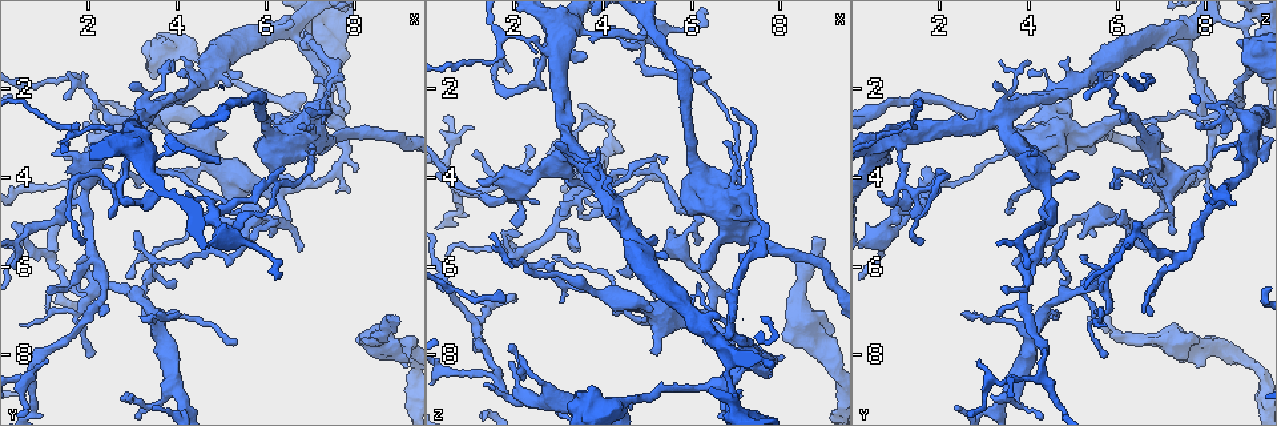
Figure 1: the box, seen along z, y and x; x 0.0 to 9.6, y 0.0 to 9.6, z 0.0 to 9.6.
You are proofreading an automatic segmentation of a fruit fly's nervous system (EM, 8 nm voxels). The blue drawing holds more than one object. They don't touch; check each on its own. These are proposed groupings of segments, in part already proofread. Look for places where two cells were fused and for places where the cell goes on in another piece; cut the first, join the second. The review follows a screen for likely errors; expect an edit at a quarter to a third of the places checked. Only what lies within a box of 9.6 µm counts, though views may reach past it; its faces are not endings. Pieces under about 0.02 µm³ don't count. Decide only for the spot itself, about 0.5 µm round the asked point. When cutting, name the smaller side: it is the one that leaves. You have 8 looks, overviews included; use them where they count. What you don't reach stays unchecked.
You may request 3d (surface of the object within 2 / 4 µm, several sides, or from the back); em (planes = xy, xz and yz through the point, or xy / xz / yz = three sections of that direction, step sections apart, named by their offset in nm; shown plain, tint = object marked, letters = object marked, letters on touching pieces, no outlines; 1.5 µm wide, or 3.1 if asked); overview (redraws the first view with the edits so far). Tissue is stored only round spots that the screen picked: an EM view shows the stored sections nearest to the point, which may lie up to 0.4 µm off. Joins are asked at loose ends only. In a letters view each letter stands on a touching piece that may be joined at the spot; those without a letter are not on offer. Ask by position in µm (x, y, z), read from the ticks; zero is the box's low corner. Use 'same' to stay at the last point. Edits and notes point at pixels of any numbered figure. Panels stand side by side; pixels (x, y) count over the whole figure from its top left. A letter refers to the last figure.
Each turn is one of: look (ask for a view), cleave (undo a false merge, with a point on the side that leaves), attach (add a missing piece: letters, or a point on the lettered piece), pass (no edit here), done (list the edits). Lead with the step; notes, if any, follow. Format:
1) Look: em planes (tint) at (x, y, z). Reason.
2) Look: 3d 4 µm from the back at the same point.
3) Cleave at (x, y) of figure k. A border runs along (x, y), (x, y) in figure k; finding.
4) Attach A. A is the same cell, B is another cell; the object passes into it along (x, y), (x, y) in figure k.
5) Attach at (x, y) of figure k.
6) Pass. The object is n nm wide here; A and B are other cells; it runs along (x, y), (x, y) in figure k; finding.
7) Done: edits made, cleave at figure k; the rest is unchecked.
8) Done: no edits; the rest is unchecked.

Look: em planes (plain) at (2.85, 3.10, 1.20). Four or more arms meet.

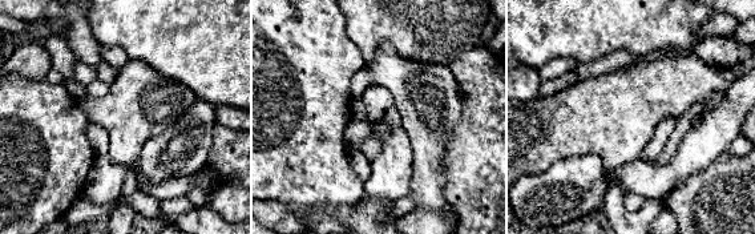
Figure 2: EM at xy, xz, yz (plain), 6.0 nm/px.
Look: em planes (letters) at the same point.

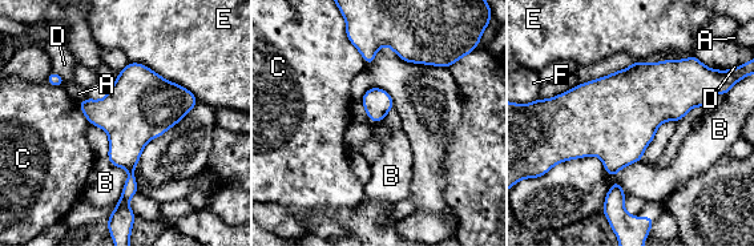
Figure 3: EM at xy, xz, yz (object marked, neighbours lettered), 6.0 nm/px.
Pass. A, B, C, D, E and F are other cells; a border runs along (351, 41), (366, 64) in figure 3; one cell here.

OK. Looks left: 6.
Look: 3d 2 µm at (1.10, 5.80, 7.45).

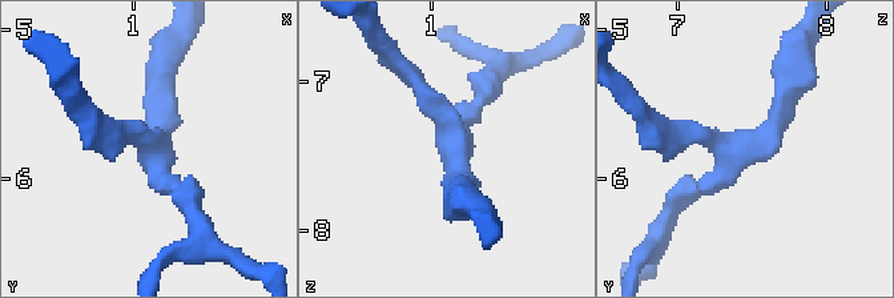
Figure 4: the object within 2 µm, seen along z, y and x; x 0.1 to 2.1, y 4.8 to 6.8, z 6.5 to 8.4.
Look: em xz step 4 (tint) at (1.12, 5.78, 7.42). 3 arms meet here; need the tissue.

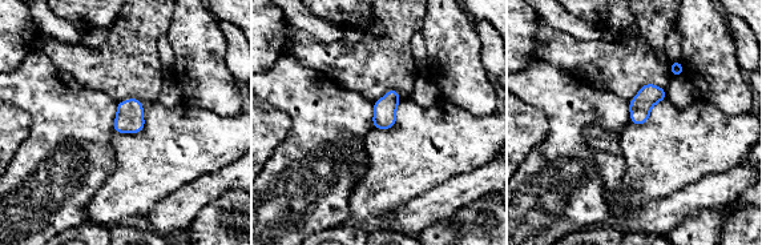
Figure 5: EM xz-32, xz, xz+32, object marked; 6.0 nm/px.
Look: em planes (letters) at the same point. Another direction.

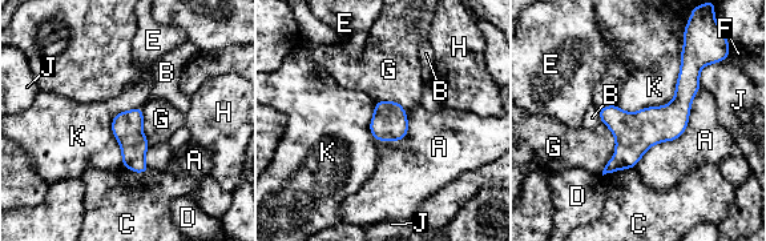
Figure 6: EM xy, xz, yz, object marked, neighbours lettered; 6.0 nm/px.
Pass. The object is 190 nm wide here; the longest contact is with A, 650 nm; A, B, C, D, E, F, G, H, J and K are other cells; one cell here.

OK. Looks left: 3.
Look: em planes (letters) at (2.10, 7.15, 6.80). Free end.

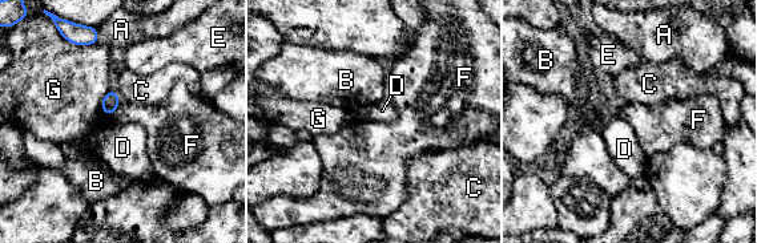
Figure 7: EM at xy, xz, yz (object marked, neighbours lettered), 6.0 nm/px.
Pass. A, B, C, D, E, F and G are other cells; a border runs along (120, 100), (109, 114), (100, 109) in figure 7; no lettered piece goes on from it.

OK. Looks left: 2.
Done: no edits; the rest is unchecked.

